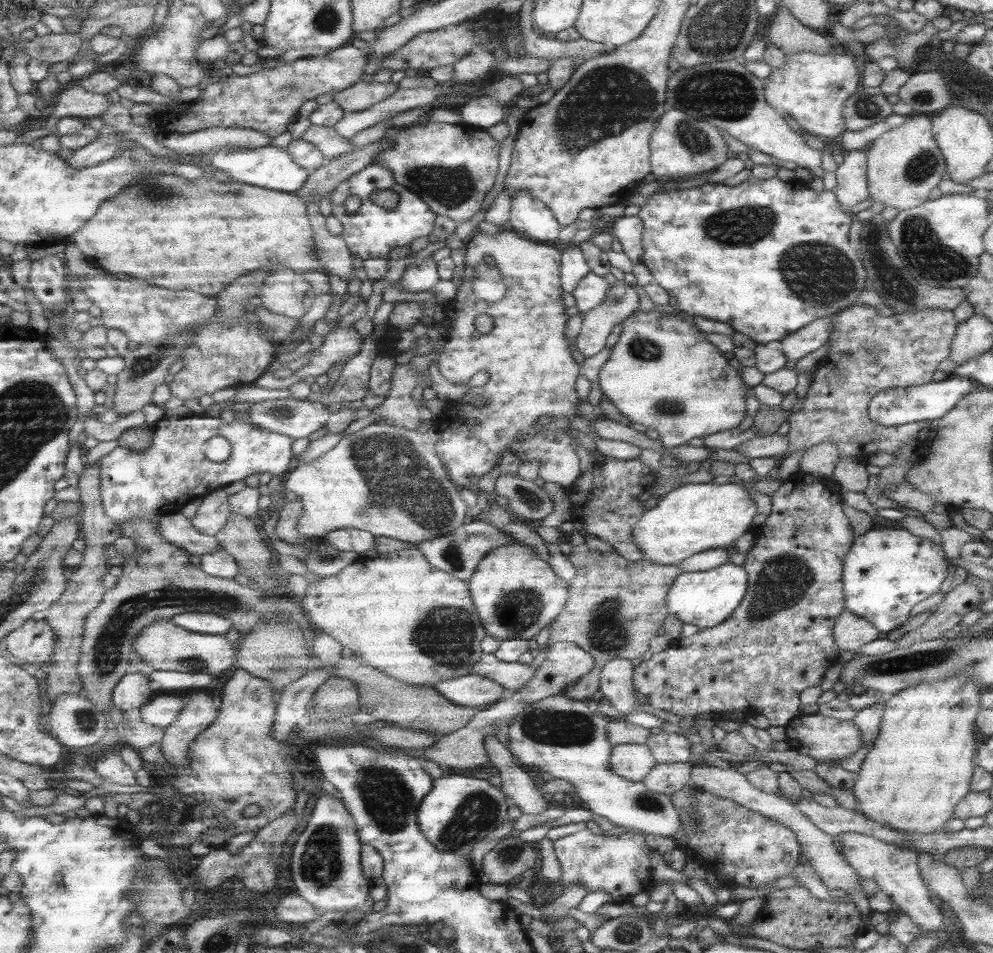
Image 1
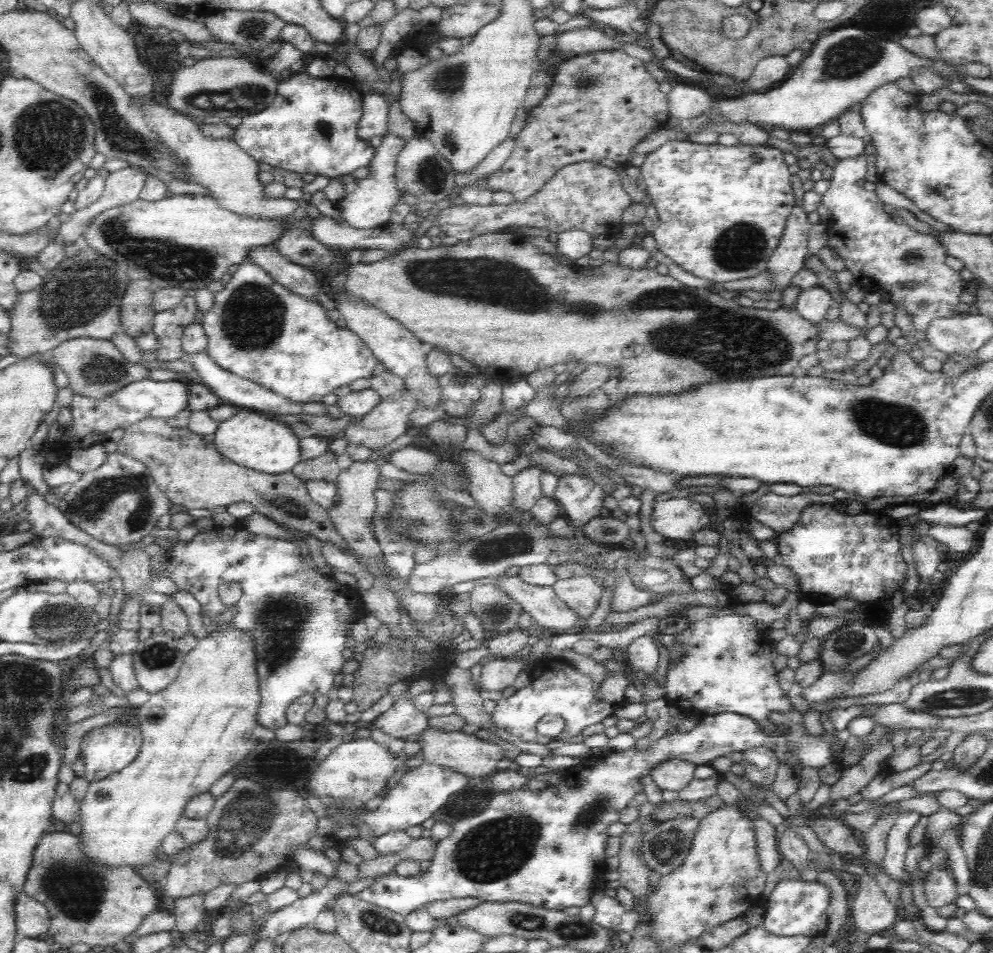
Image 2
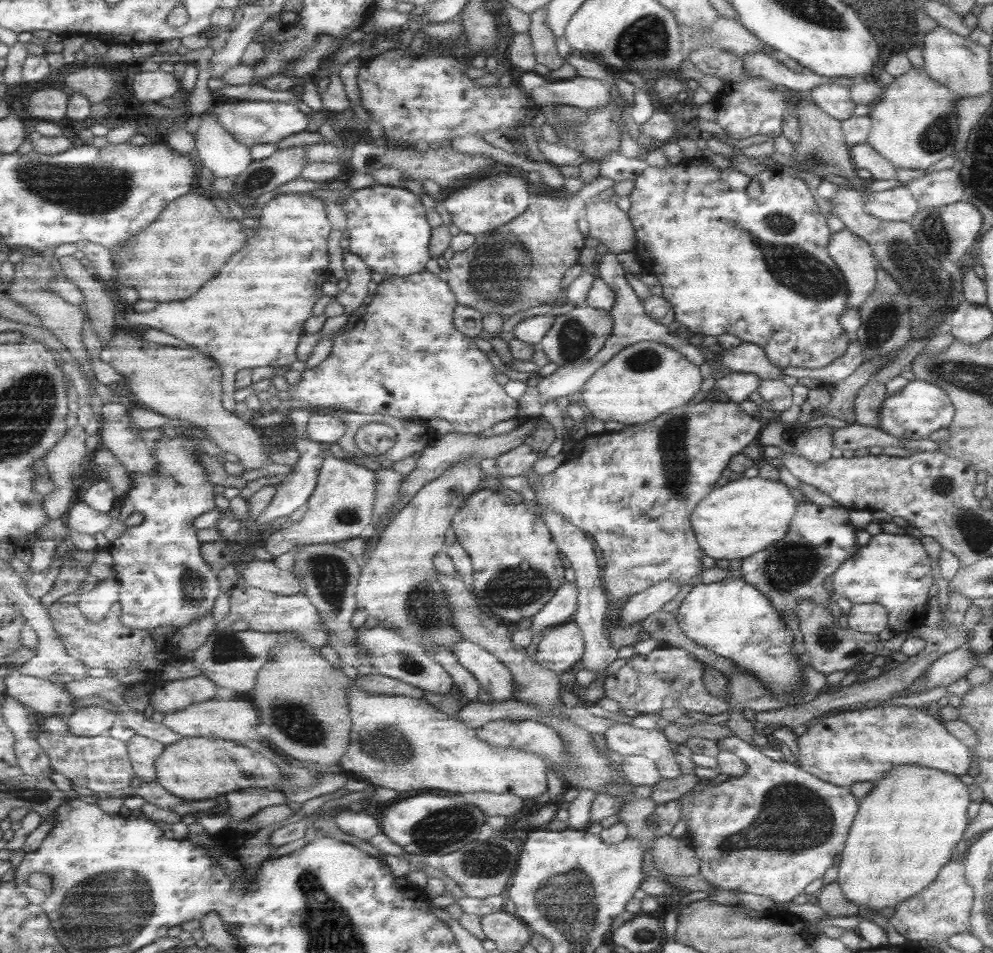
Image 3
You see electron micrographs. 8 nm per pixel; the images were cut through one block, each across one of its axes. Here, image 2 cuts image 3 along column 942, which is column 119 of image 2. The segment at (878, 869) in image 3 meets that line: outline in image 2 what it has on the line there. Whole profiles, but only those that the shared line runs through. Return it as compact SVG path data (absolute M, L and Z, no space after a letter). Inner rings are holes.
M228 626L226 629L216 629L207 632L206 636L196 642L193 650L185 655L182 667L178 671L176 678L164 690L150 695L150 699L139 708L133 722L141 729L143 743L134 762L131 762L130 766L118 771L116 774L111 774L102 780L91 781L89 784L79 810L81 816L80 824L82 824L81 843L87 857L91 858L96 864L109 864L109 866L120 866L120 864L131 867L144 866L148 862L152 862L156 857L156 848L160 846L162 838L174 831L174 824L183 817L182 810L184 810L184 806L194 796L208 792L212 784L218 778L228 773L229 770L232 770L241 760L244 760L254 746L260 744L260 742L270 742L274 738L273 730L258 724L257 714L259 706L260 693L256 667L255 638L252 638L252 634L248 634L248 630L244 632L244 630L237 626Z

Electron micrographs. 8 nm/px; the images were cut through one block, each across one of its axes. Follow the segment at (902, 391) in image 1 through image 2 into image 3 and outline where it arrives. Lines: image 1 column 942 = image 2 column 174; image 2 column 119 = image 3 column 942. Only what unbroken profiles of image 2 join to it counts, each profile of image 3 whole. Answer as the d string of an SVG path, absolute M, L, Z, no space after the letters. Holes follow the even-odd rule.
M914 379L899 391L886 395L883 399L879 409L878 429L898 439L921 440L921 438L929 438L931 432L945 428L951 422L953 413L953 405L944 390L929 382Z

